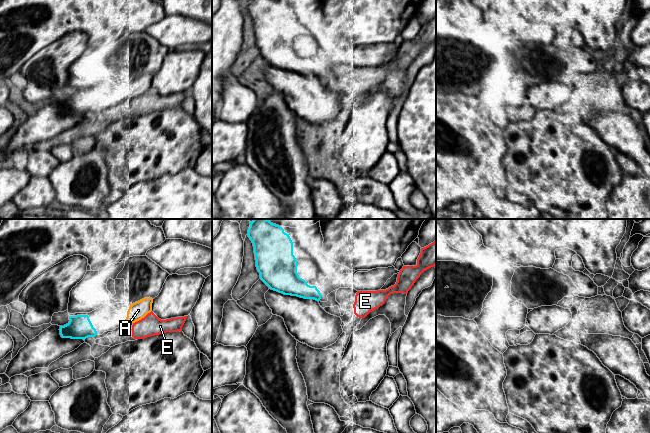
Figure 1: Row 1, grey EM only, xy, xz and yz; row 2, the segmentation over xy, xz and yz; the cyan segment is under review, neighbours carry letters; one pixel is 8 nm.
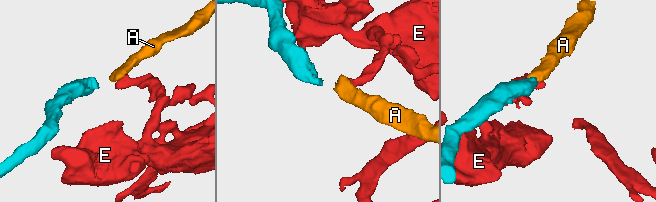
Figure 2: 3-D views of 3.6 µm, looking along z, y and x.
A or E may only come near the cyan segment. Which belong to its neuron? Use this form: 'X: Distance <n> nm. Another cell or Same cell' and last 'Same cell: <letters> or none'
A: Distance 240 nm. Same cell
E: Distance 260 nm. Another cell
Same cell: A

